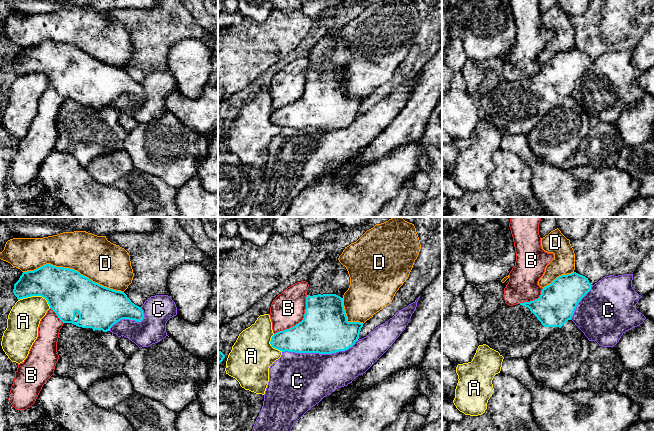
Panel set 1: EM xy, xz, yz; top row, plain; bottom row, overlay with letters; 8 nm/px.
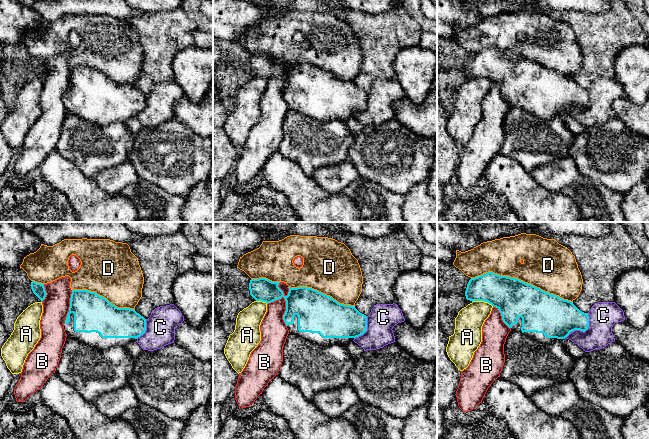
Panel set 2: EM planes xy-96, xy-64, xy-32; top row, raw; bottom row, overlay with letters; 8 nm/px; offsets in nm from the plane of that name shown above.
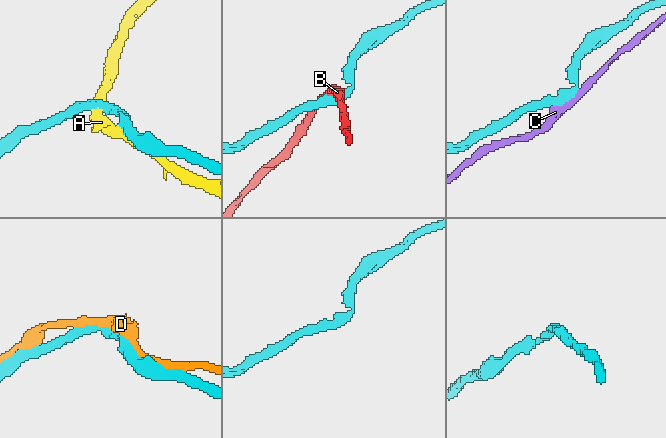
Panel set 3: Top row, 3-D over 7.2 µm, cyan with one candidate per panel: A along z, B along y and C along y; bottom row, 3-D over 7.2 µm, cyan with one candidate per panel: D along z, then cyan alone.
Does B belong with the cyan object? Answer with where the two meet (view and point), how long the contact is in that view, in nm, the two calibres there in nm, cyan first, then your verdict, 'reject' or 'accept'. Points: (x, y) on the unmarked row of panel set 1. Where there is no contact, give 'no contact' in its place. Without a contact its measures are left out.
xz (301, 97) | 420 nm | 380/280 nm | reject

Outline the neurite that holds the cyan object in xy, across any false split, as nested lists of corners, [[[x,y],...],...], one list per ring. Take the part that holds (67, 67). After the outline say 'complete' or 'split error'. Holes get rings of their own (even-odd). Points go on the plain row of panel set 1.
[[[51,40],[43,41],[34,47],[23,48],[14,60],[13,69],[18,76],[42,72],[63,99],[72,99],[98,111],[110,107],[110,104],[122,95],[141,98],[144,94],[141,83],[132,79],[124,68],[95,59],[73,45]]]; split error

